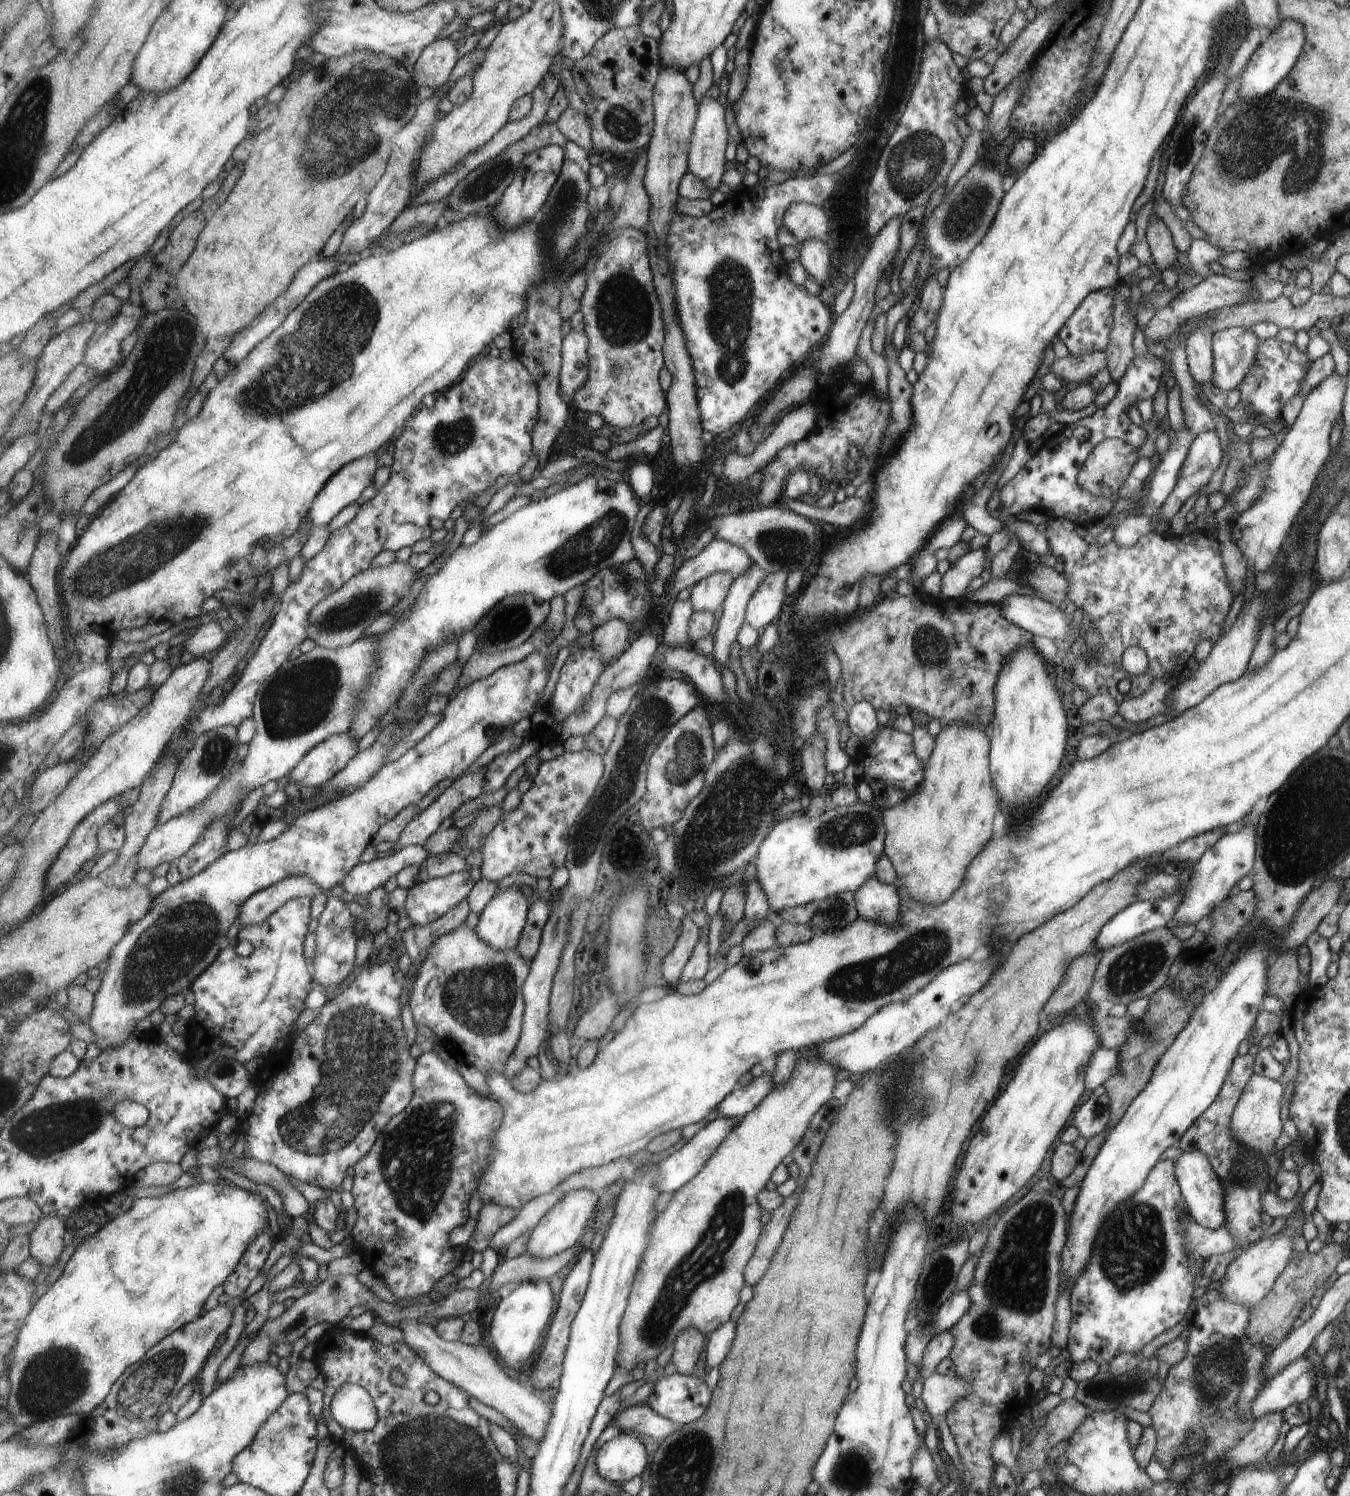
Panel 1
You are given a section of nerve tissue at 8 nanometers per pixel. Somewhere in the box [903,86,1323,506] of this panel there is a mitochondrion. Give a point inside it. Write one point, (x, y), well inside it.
(964, 216)

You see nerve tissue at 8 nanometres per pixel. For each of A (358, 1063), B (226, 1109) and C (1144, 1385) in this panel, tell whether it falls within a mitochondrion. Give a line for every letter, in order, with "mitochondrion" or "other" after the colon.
A: mitochondrion
B: other
C: mitochondrion

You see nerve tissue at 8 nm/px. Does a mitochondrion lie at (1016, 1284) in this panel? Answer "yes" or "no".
yes

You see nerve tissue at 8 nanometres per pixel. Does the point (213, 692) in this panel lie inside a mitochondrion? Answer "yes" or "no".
no

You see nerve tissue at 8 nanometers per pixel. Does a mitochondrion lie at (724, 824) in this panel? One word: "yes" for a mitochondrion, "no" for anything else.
yes

